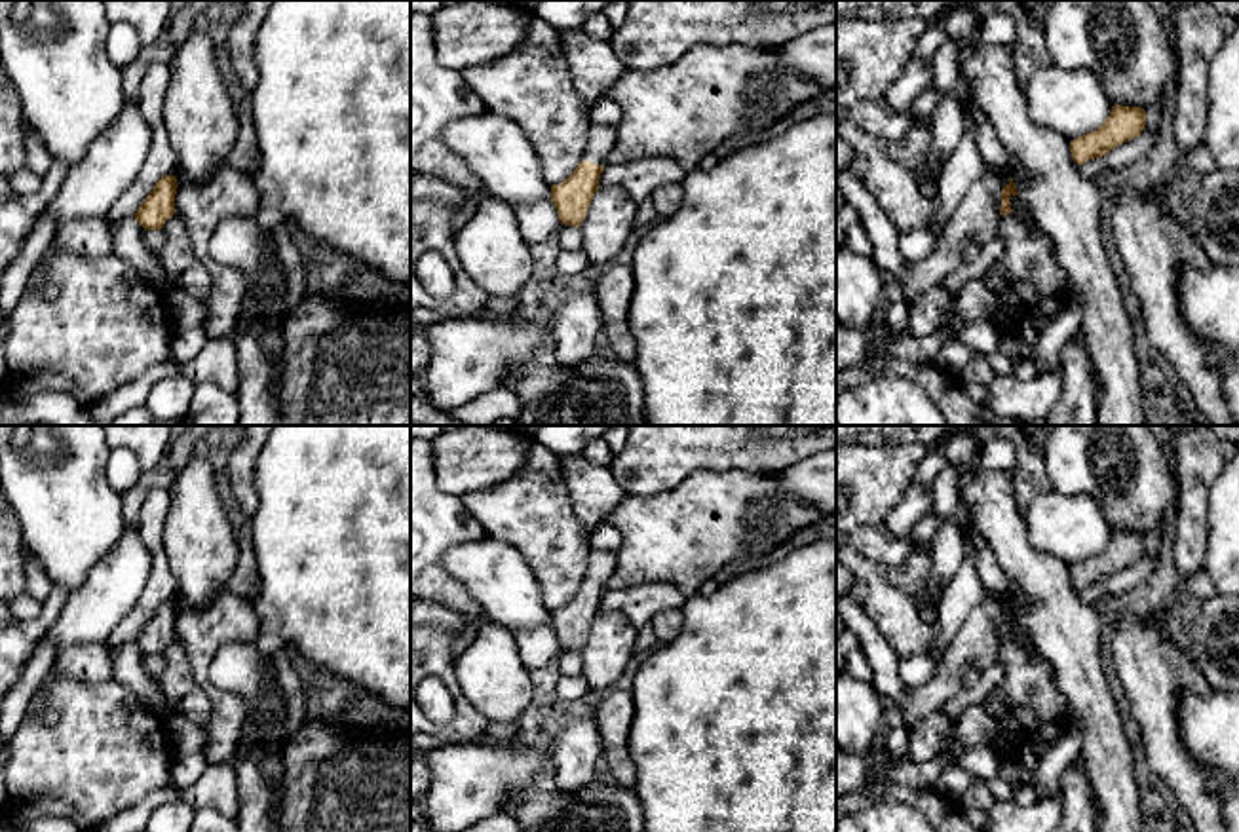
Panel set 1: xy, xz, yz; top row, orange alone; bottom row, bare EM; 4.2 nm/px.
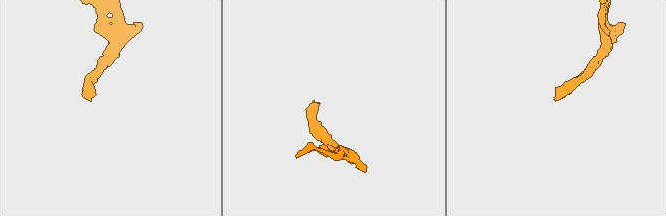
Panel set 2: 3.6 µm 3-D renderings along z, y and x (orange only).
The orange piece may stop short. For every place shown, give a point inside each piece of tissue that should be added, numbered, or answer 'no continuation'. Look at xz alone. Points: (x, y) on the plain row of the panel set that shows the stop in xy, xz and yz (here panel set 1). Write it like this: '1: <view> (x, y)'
1: xz (601, 565)

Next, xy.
no continuation

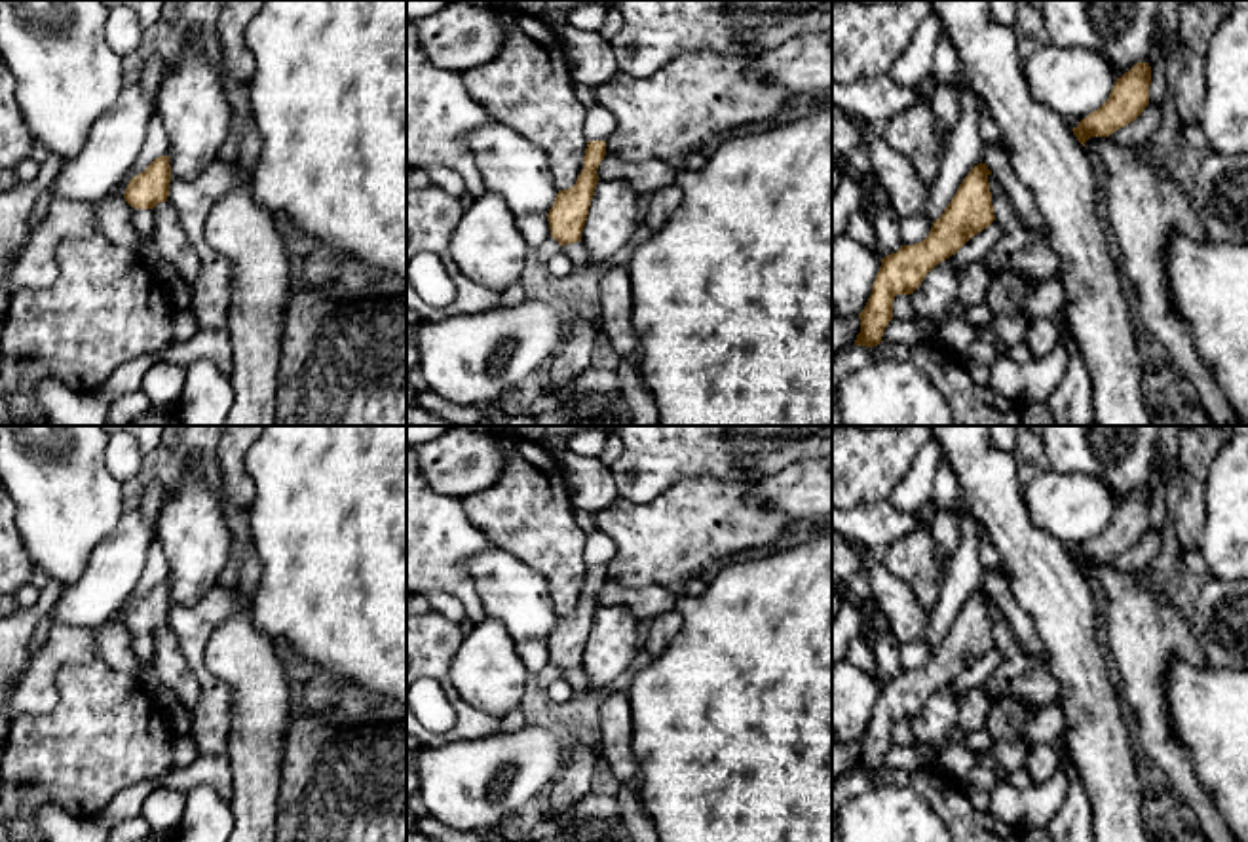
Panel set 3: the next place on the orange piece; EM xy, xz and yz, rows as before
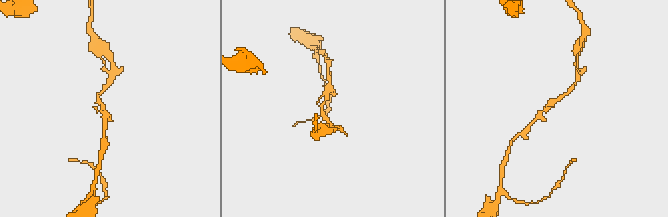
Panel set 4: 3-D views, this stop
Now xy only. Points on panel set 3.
no continuation

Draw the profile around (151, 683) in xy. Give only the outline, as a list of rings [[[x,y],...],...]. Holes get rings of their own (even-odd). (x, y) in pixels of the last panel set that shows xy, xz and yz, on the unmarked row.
[[[144,663],[139,684],[156,699],[161,709],[167,709],[177,701],[177,696],[161,684],[158,673],[150,663]]]

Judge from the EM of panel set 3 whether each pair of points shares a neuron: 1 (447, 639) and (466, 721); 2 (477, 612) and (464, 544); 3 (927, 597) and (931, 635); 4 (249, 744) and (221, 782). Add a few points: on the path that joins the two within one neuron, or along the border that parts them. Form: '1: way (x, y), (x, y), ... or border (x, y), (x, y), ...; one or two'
1: way (441, 660), (443, 679), (456, 700); one
2: way (468, 595), (458, 582), (458, 561); one
3: border (948, 569), (941, 597), (931, 612); two
4: border (225, 751), (232, 776), (230, 801); two

